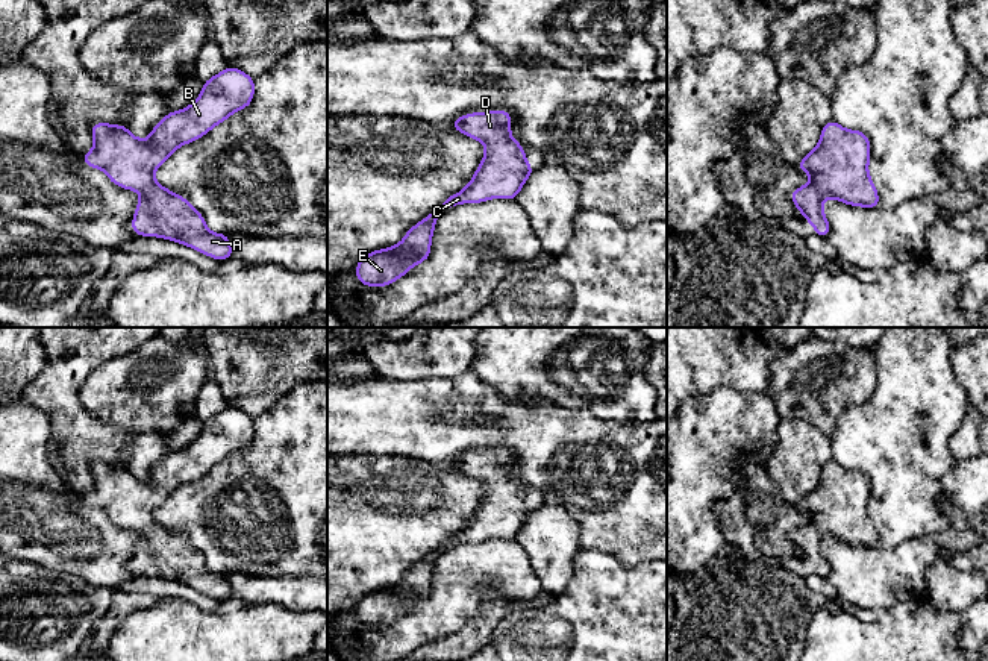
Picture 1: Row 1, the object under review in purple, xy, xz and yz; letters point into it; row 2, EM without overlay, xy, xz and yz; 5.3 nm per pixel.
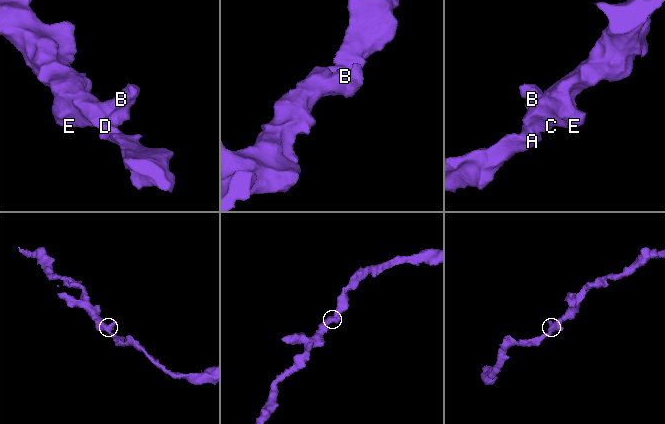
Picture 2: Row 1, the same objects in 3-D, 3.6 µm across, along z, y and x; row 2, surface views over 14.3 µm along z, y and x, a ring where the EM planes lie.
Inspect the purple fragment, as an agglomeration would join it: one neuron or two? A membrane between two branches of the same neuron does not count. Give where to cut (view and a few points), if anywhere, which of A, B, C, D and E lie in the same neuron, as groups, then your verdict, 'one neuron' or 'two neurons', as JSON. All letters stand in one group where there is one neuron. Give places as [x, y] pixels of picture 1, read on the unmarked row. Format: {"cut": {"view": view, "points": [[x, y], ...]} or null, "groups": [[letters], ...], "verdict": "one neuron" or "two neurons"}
{"cut": null, "groups": [["A", "B", "C", "D", "E"]], "verdict": "one neuron"}

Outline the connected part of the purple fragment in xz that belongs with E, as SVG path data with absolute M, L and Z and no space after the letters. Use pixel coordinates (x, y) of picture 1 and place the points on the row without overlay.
M508 450L471 452L458 456L452 468L485 484L485 496L471 522L412 565L400 584L362 596L356 605L356 619L361 623L386 626L400 619L411 606L430 596L432 573L442 550L455 544L479 543L496 537L514 540L526 518L535 511L526 500L523 485L511 476Z

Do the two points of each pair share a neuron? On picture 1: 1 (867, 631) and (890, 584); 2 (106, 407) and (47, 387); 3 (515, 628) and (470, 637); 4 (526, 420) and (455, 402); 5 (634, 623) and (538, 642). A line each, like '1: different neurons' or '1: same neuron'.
1: different neurons
2: different neurons
3: different neurons
4: same neuron
5: same neuron

